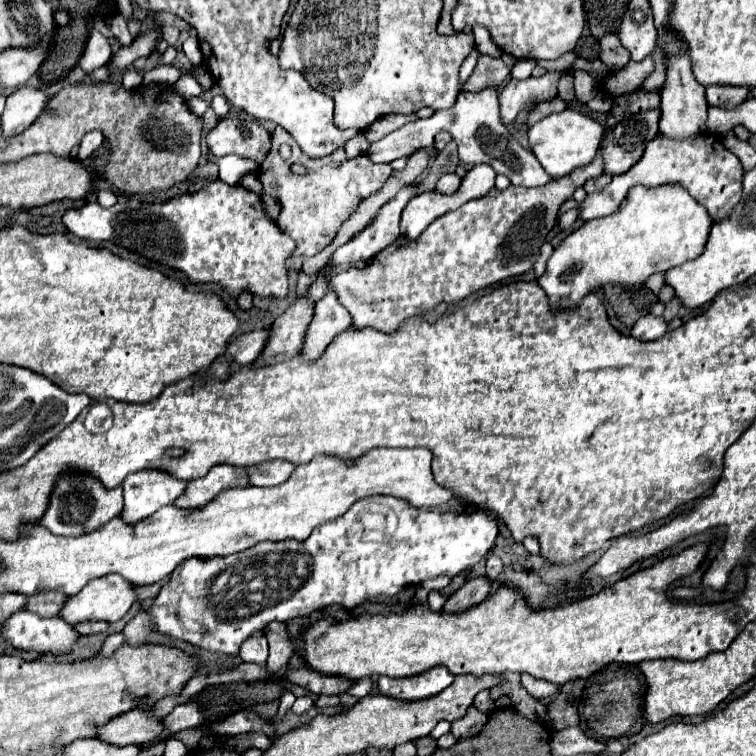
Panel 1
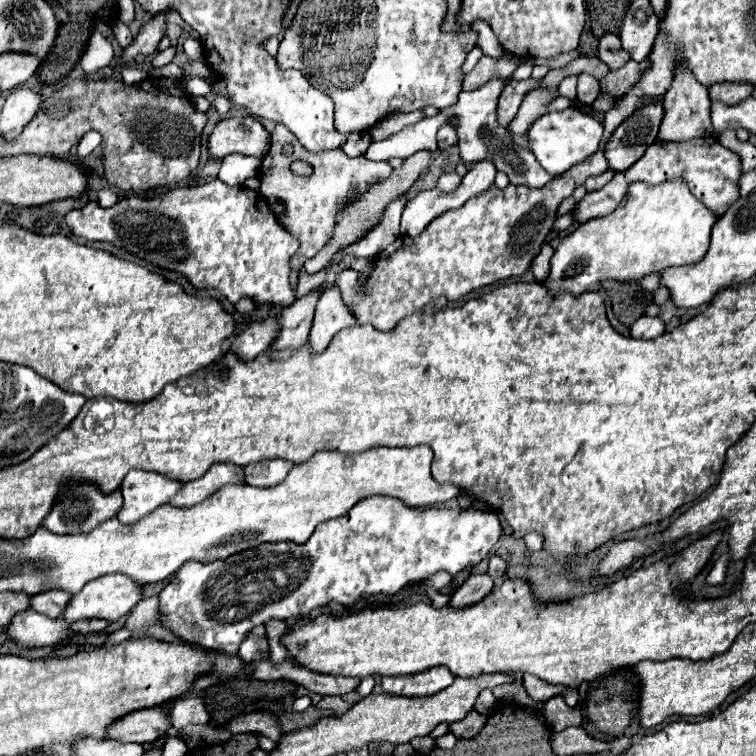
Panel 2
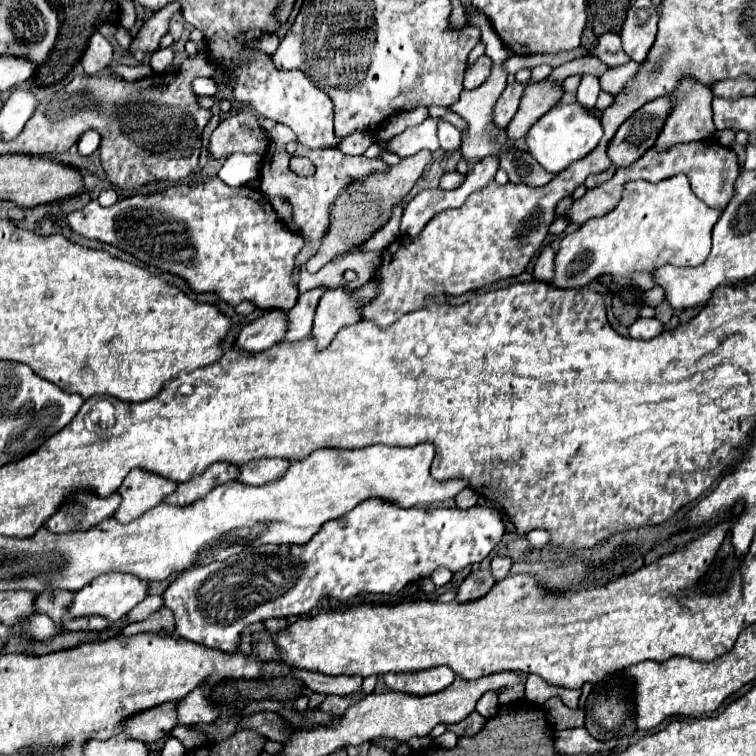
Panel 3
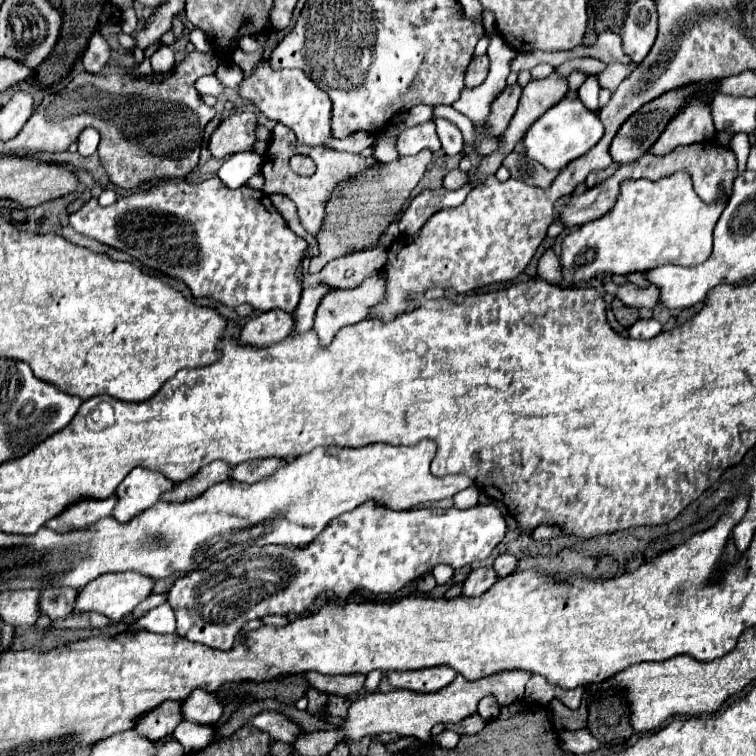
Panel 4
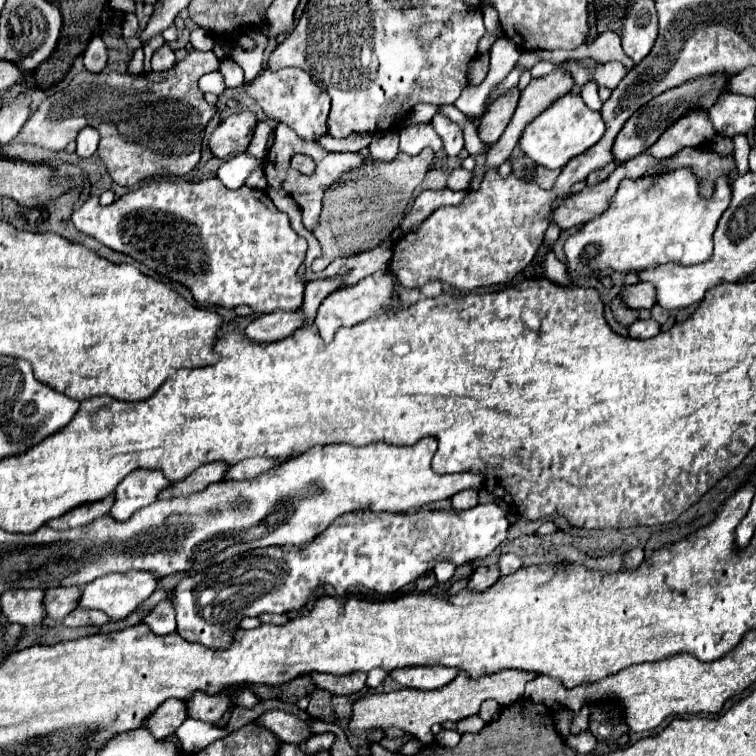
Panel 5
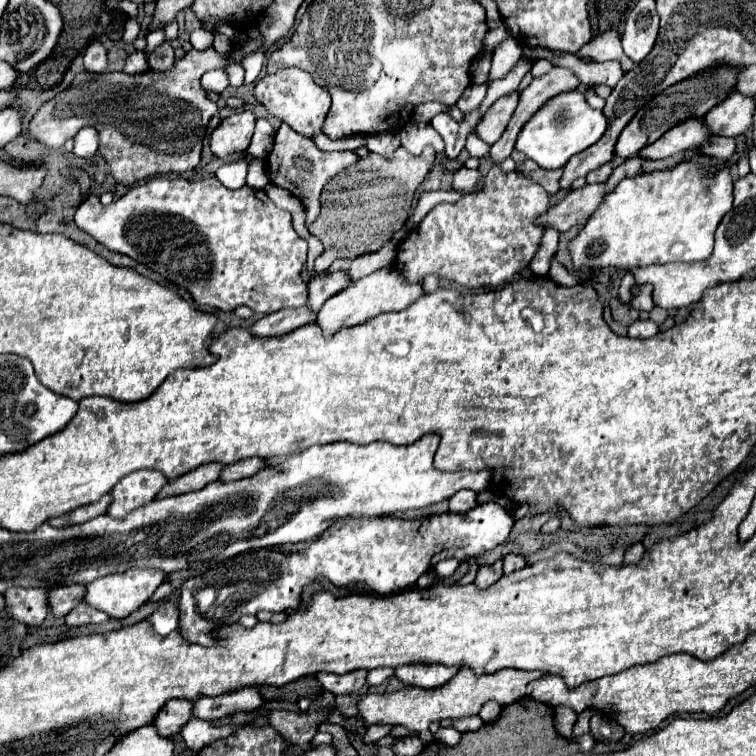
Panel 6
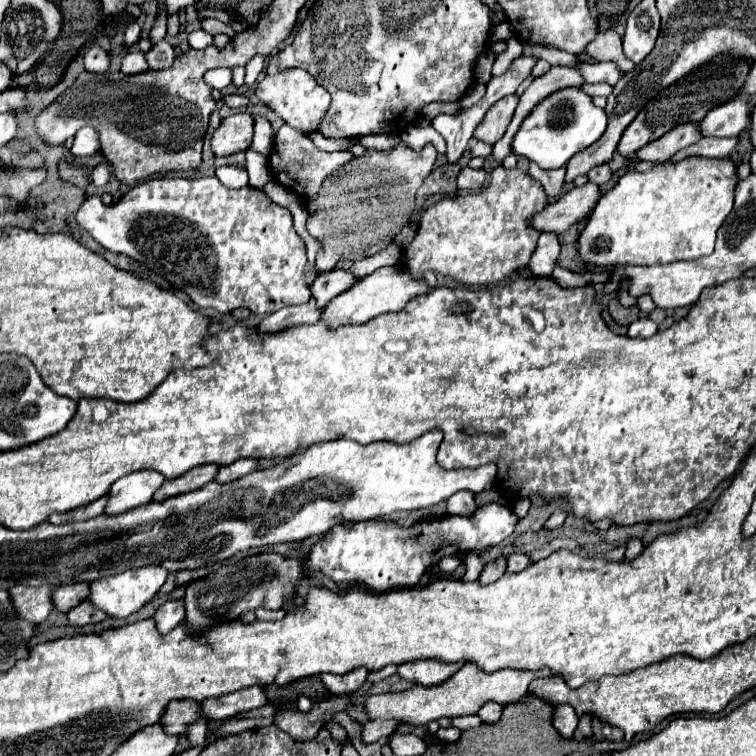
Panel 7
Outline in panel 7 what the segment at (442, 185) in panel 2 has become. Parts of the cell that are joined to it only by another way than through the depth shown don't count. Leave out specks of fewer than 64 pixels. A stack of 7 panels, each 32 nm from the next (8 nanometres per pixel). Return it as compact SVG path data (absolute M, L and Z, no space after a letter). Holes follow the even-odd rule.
M462 168L460 176L458 176L458 188L464 192L478 192L484 186L486 180L486 172L474 170L474 168Z

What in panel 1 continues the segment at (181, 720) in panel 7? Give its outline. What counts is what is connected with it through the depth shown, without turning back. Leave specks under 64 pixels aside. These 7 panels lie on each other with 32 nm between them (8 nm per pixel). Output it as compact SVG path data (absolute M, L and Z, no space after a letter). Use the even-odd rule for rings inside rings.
M130 710L112 718L98 732L98 738L110 744L150 744L164 732L164 720L144 710Z

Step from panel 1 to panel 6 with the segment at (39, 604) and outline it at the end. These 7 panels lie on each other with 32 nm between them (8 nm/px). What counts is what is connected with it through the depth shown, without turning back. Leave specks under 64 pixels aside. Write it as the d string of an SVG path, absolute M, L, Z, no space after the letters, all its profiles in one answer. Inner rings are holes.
M72 584L72 586L58 586L50 590L48 600L50 600L50 612L58 618L66 616L72 608L76 608L84 600L84 588L82 584Z

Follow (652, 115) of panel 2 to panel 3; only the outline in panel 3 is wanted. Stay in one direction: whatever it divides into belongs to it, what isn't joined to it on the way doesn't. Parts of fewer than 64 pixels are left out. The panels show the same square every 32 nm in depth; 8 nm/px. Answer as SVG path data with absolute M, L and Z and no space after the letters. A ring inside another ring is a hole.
M662 96L640 110L636 110L614 134L608 146L608 156L616 168L636 162L648 148L654 146L668 112L672 112L672 98Z

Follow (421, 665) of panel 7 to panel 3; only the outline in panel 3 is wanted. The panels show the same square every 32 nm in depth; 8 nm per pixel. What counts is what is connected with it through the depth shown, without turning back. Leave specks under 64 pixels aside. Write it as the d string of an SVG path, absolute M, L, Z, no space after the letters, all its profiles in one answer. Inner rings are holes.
M448 666L428 668L424 672L406 672L400 676L392 676L392 674L384 676L386 686L390 690L408 692L408 694L416 694L416 696L440 692L446 686L450 686L454 682L454 678L456 678L456 674Z

